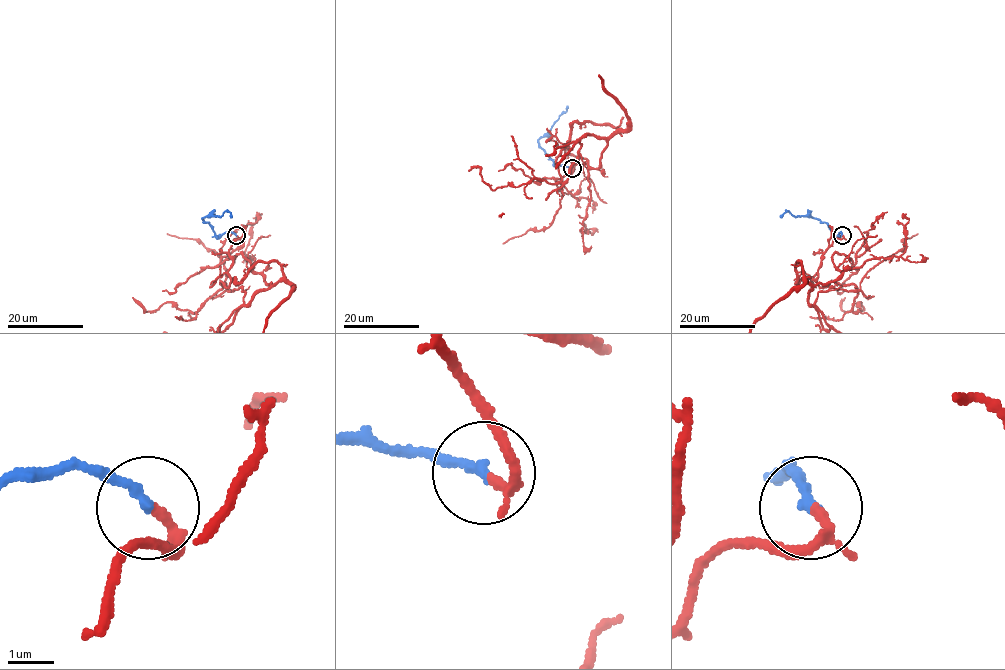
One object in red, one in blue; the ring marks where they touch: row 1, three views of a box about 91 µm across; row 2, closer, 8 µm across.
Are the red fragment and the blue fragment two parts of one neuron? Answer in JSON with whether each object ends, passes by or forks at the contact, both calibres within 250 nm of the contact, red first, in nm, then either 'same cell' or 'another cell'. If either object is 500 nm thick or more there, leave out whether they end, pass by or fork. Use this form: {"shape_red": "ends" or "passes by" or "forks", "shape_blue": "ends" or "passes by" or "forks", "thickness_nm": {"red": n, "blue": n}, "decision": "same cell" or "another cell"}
{"shape_red": "passes by", "shape_blue": "ends", "thickness_nm": {"red": 150, "blue": 240}, "decision": "same cell"}

